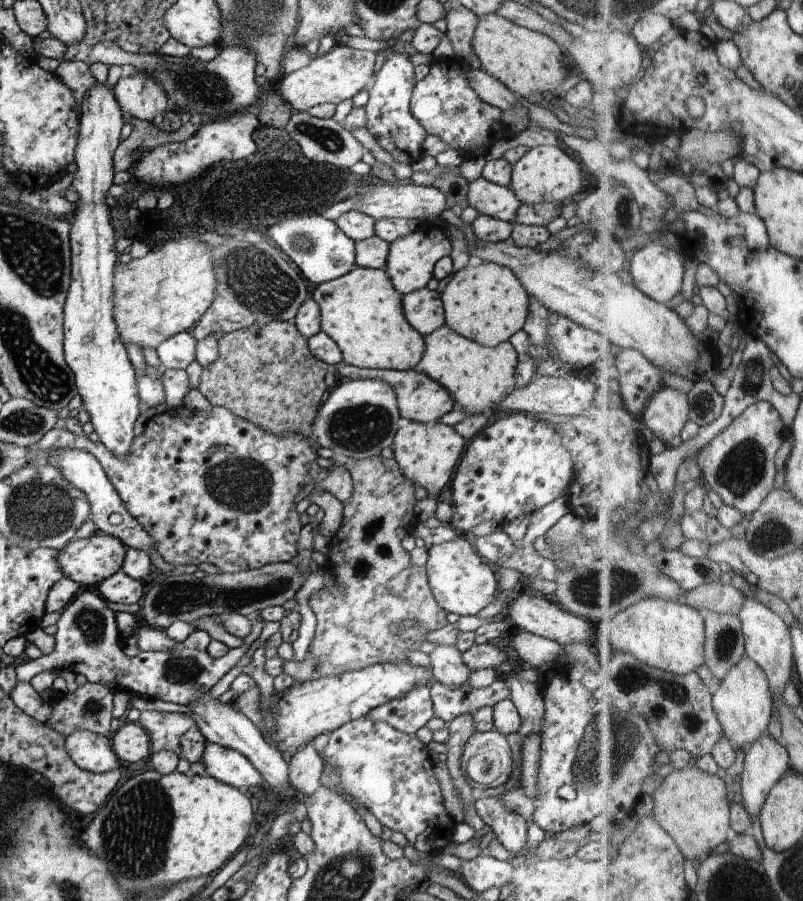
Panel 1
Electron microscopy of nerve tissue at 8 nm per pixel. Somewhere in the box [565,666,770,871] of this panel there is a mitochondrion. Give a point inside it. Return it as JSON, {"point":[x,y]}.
{"point":[608,747]}

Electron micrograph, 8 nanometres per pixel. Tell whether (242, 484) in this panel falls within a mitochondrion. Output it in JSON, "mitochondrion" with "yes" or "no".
{"mitochondrion":"yes"}

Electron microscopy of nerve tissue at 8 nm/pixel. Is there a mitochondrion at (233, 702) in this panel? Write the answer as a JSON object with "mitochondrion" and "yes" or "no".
{"mitochondrion":"no"}

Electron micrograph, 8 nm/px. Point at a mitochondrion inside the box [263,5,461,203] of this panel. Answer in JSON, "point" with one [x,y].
{"point":[330,143]}

